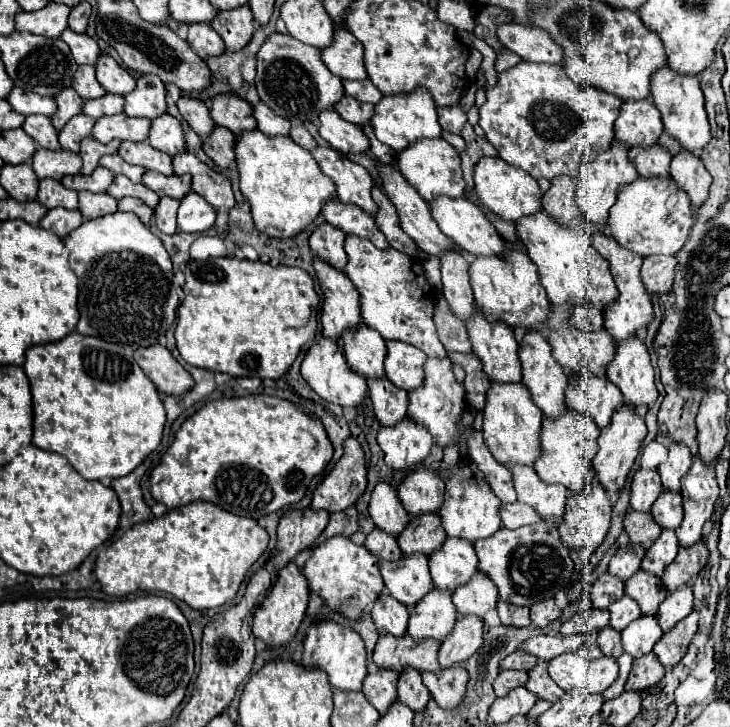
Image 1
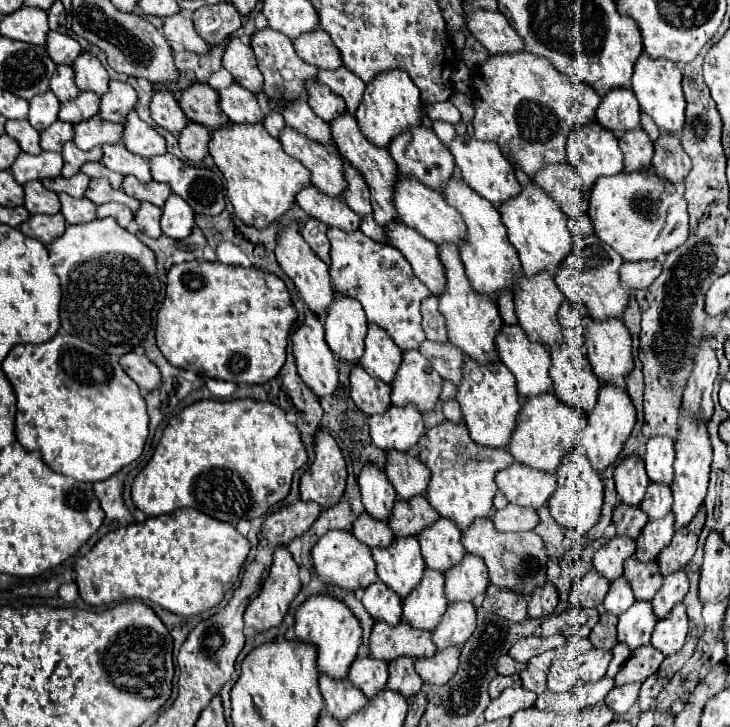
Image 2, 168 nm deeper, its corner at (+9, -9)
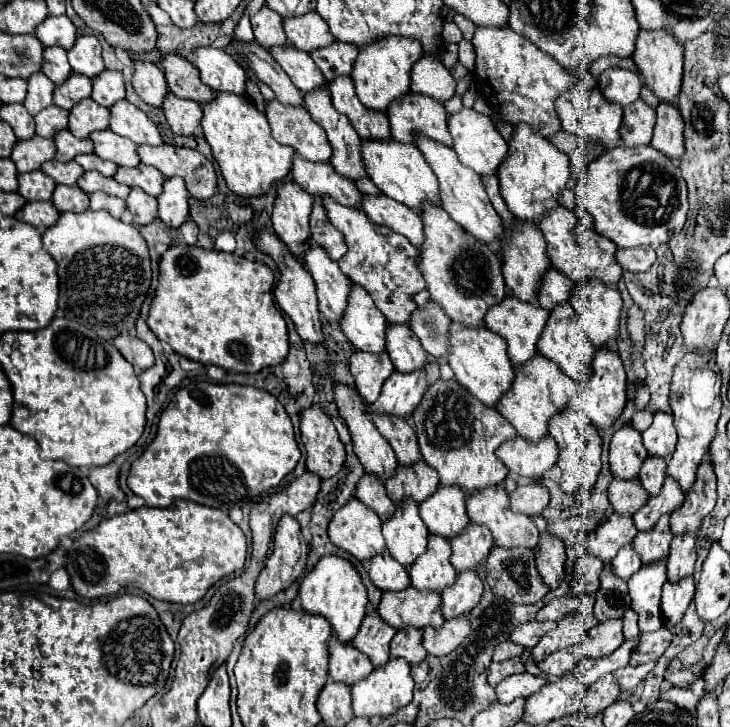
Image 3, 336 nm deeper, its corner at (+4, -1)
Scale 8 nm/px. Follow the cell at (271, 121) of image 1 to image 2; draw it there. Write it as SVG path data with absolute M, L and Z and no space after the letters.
M233 84L219 92L221 110L231 118L235 124L263 124L263 110L259 108L257 96L247 88Z

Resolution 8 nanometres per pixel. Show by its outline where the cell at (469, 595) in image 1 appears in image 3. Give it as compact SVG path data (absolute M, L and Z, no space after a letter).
M468 522L468 528L458 534L458 538L450 538L452 556L450 562L456 572L474 570L476 564L486 560L490 548L494 546L494 538L486 526L476 526L476 522Z

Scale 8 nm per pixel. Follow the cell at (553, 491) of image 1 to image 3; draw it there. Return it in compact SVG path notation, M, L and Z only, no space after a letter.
M516 436L510 442L502 442L496 454L512 474L538 480L556 464L558 444L550 436L542 438L542 442L526 442L526 438Z

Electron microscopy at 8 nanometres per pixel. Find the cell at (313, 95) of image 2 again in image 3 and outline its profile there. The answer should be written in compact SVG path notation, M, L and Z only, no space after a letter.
M272 46L270 54L276 58L276 62L282 66L298 90L310 92L326 84L322 72L318 66L314 66L314 60L308 52L302 52L294 46Z

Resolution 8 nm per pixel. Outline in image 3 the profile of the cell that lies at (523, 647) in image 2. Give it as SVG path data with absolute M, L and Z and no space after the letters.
M532 620L532 622L526 622L526 624L518 626L518 628L514 628L512 634L510 634L510 640L520 644L520 646L530 646L532 648L554 626L556 626L556 622L538 622L538 620Z

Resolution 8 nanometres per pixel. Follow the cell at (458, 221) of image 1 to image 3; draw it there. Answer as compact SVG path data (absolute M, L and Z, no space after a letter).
M396 140L362 142L362 162L366 162L366 172L370 174L370 180L376 184L376 188L382 194L410 206L416 212L422 210L424 202L440 204L438 180L414 144L404 144L404 142L396 142Z

